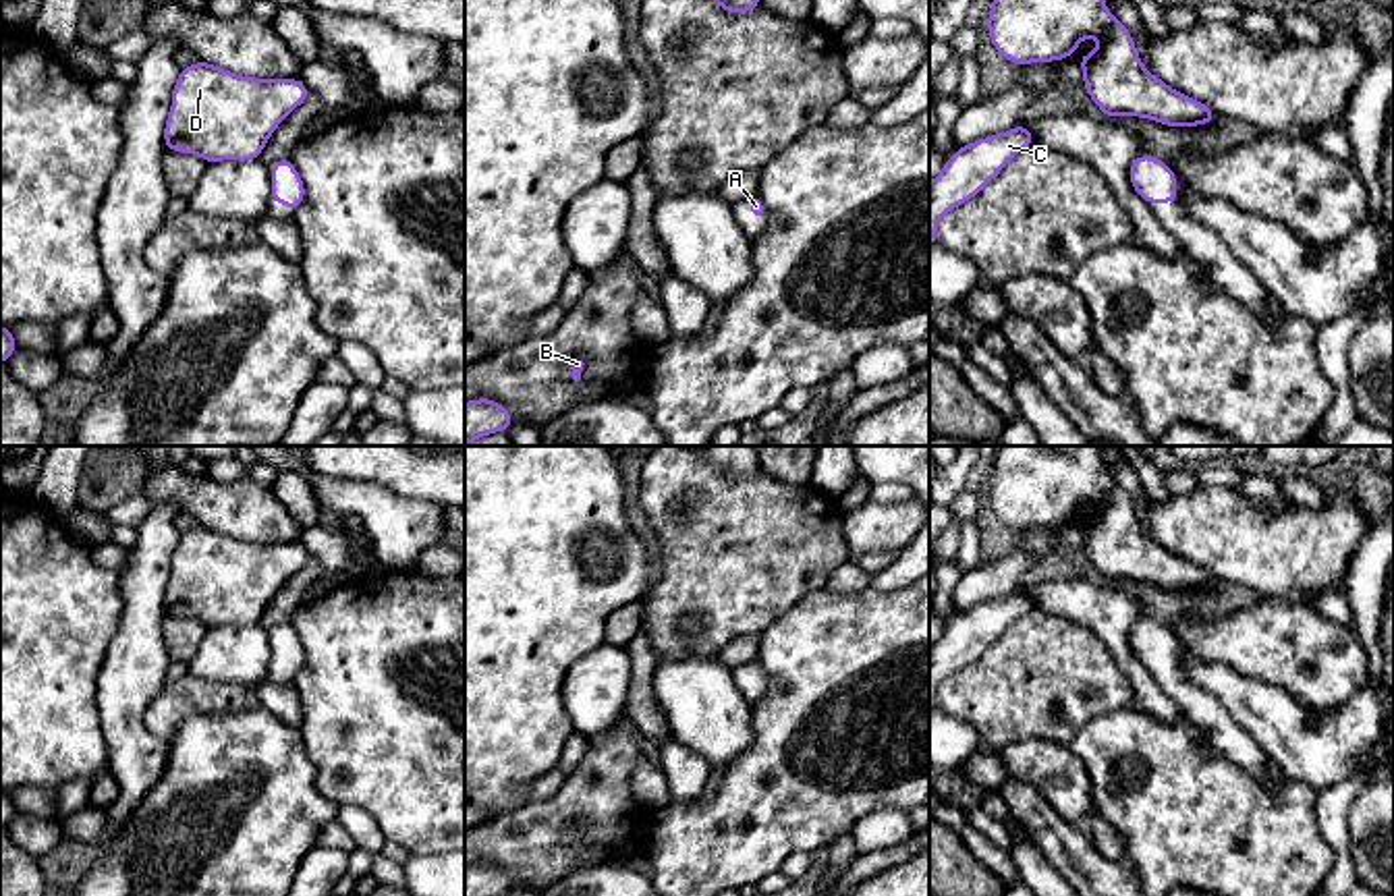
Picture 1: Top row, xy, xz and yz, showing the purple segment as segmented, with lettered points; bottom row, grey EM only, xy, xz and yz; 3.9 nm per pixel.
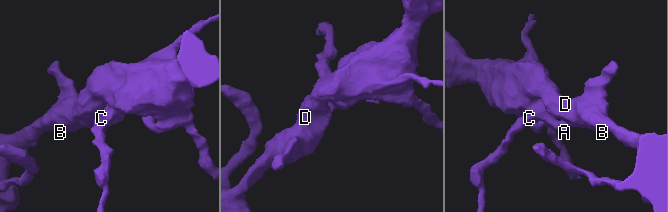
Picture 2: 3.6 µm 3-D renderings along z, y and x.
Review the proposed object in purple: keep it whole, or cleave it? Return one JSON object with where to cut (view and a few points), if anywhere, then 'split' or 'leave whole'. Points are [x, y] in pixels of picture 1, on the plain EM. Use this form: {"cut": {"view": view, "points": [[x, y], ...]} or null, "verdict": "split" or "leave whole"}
{"cut": null, "verdict": "leave whole"}

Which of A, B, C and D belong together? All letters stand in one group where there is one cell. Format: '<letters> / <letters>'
A B C D

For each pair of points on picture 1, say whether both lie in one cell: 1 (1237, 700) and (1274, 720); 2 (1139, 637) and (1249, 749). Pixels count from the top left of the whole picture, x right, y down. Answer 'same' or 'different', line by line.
1: same
2: same

